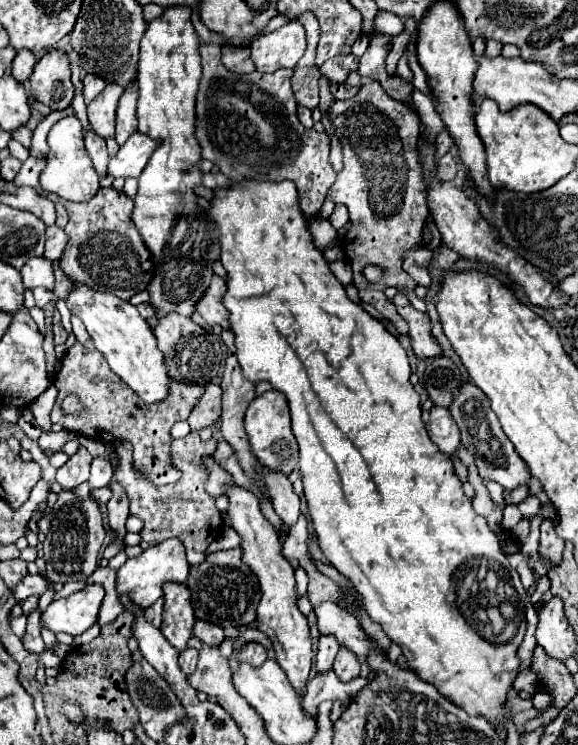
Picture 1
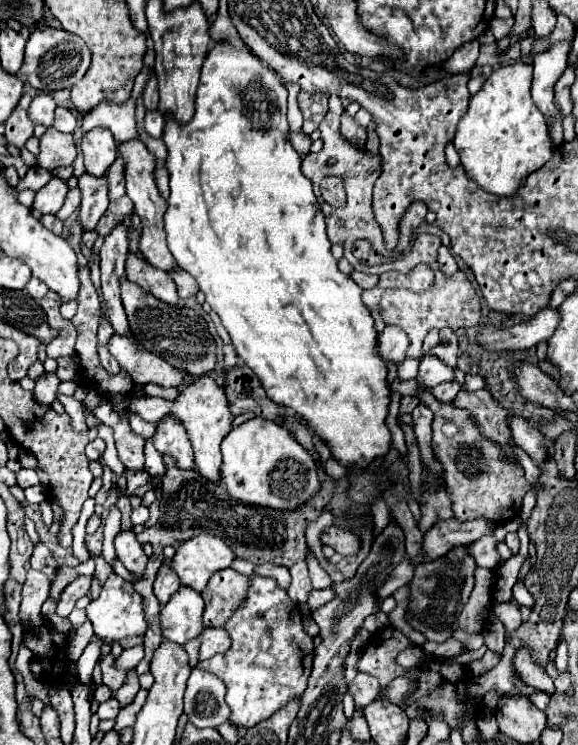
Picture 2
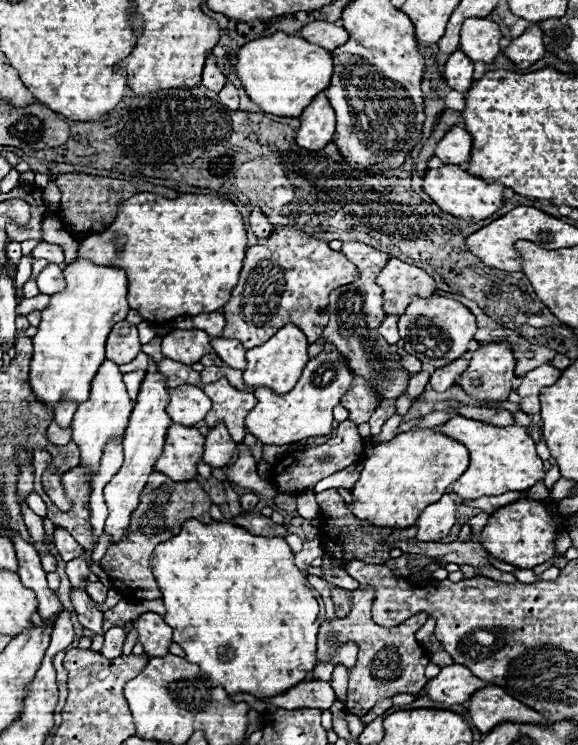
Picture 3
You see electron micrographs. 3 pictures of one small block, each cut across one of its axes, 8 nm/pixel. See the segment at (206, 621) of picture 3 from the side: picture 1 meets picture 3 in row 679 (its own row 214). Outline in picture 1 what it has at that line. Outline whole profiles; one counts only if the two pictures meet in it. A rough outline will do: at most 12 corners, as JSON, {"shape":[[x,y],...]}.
{"shape":[[294,182],[216,188],[236,354],[424,682],[504,720],[528,596]]}

